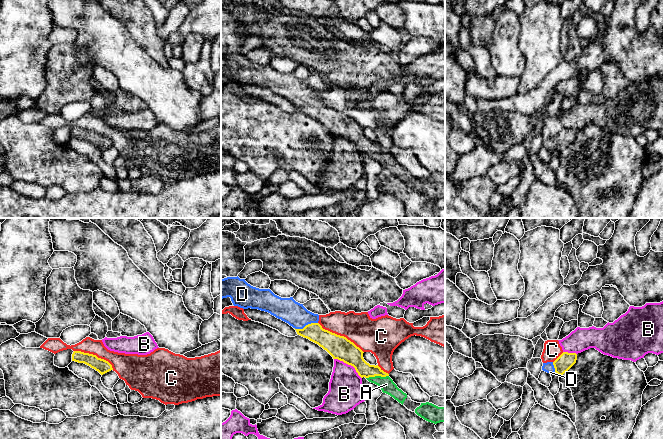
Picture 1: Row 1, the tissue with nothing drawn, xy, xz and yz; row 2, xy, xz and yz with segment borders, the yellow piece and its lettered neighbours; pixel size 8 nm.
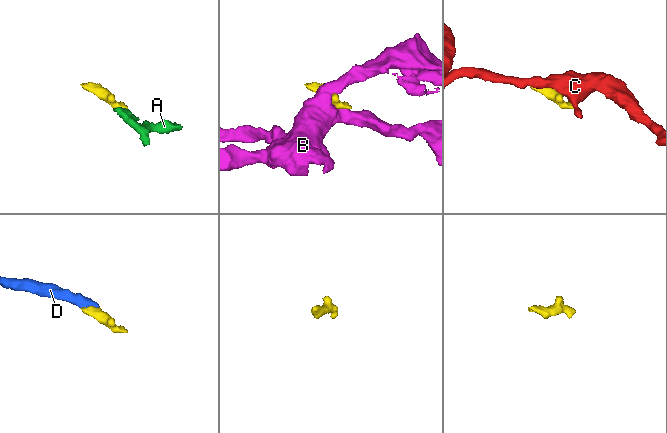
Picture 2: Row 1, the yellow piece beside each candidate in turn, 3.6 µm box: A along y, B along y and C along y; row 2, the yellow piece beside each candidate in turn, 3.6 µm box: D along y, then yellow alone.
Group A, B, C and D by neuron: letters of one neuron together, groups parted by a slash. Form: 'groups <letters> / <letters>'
groups A D / B / C

